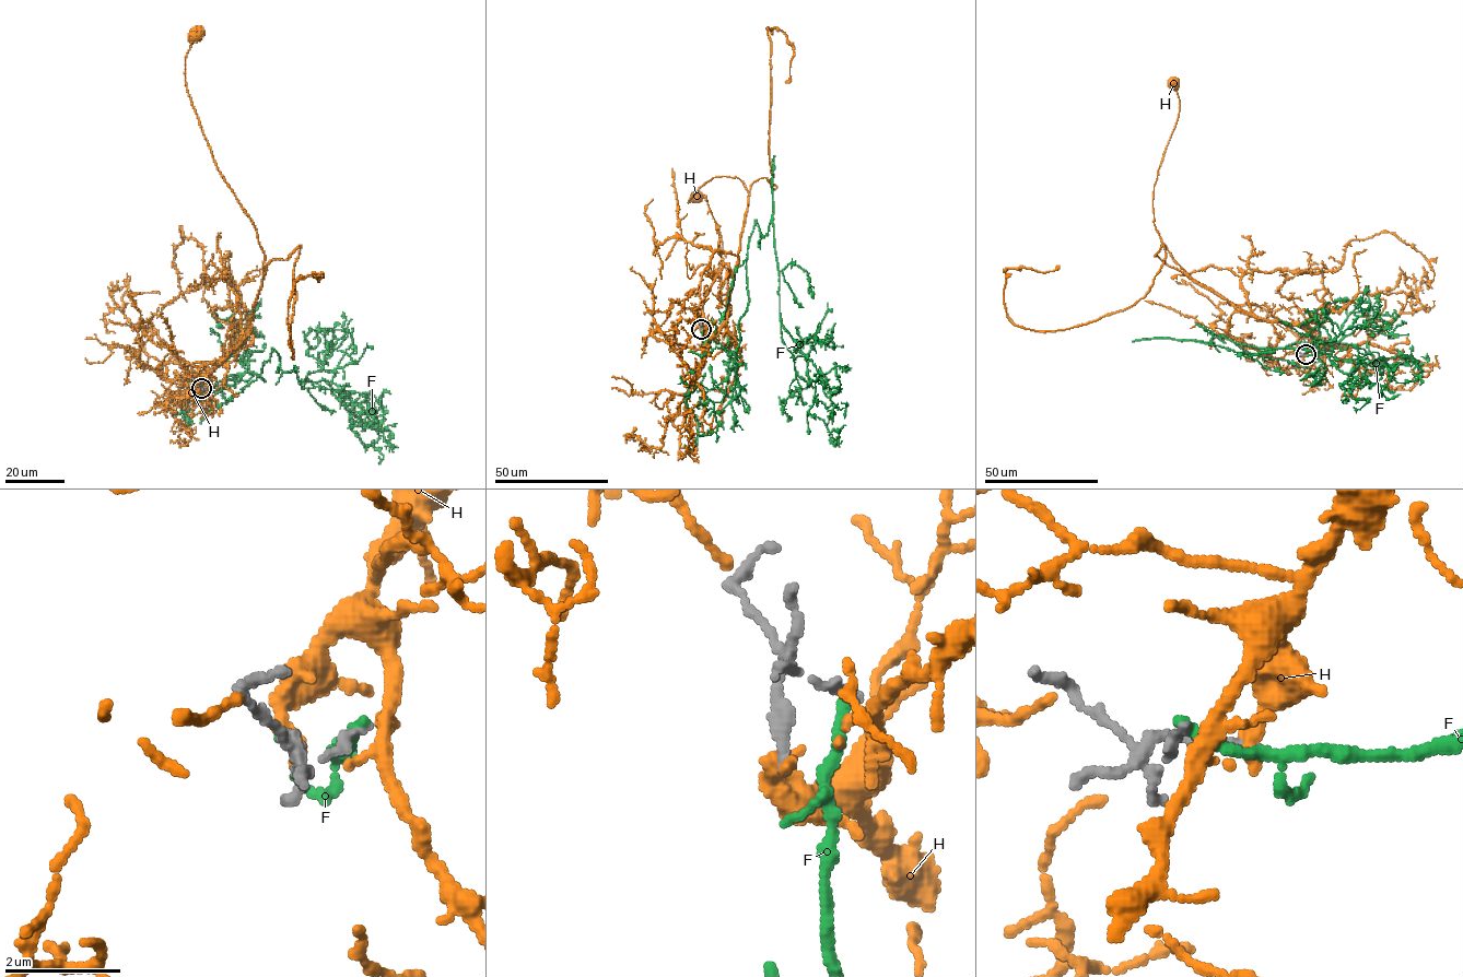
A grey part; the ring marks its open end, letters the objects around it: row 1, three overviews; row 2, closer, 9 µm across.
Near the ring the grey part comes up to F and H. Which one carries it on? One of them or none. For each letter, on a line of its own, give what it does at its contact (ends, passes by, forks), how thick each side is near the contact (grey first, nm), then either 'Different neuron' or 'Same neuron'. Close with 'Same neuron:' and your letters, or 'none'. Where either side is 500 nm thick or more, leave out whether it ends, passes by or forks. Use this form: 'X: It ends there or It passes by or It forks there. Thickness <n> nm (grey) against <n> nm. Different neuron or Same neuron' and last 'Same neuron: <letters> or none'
F: It ends there. Thickness 150 nm (grey) against 200 nm. Different neuron
H: It ends there. Thickness 240 nm (grey) against 320 nm. Same neuron
Same neuron: H

